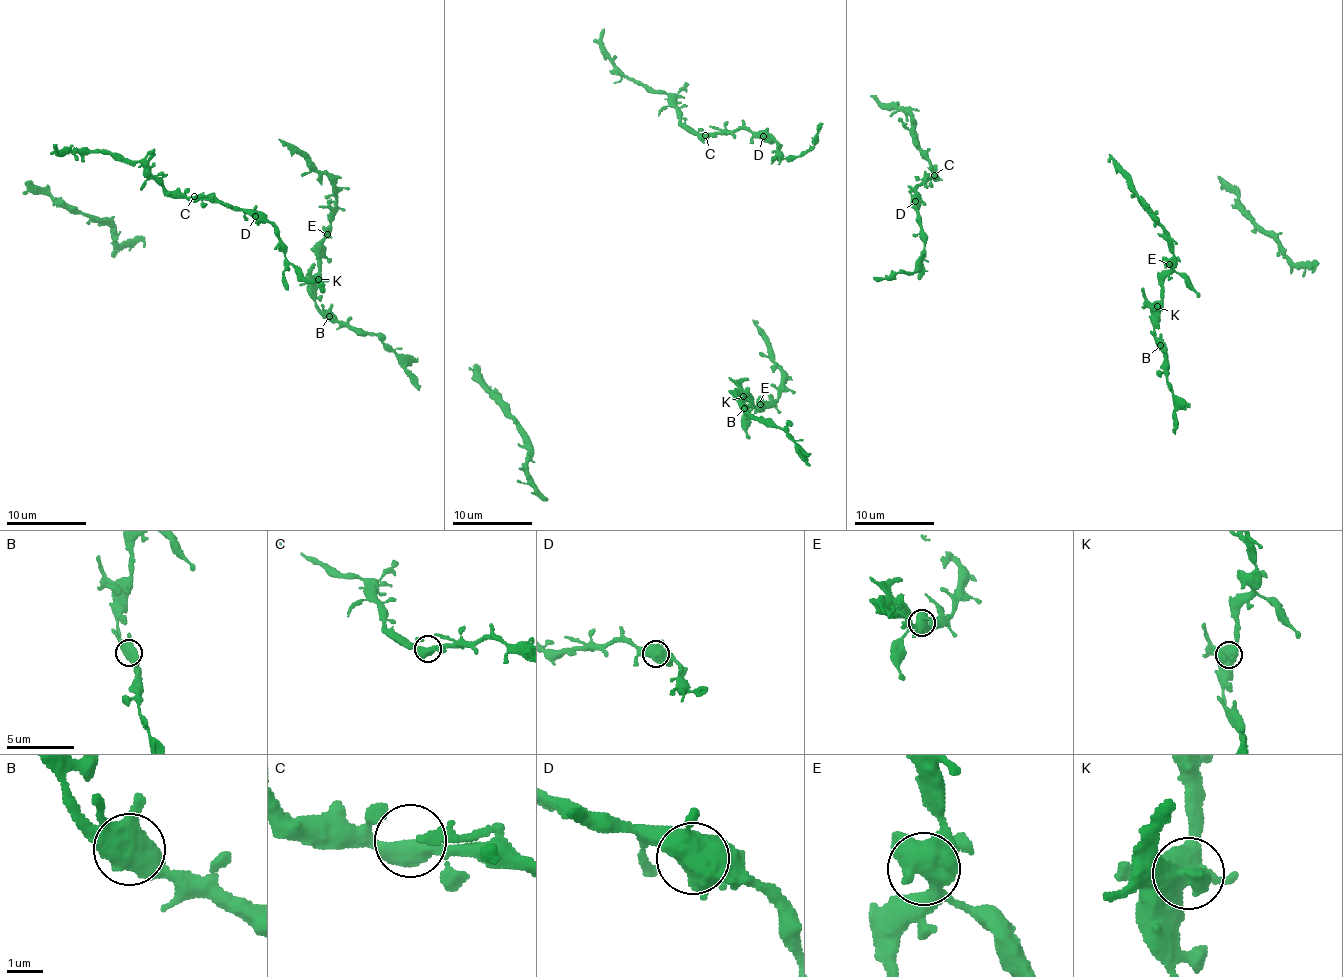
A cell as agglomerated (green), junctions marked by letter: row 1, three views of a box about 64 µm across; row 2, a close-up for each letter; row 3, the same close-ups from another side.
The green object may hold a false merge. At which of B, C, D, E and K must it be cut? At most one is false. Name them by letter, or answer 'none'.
none

